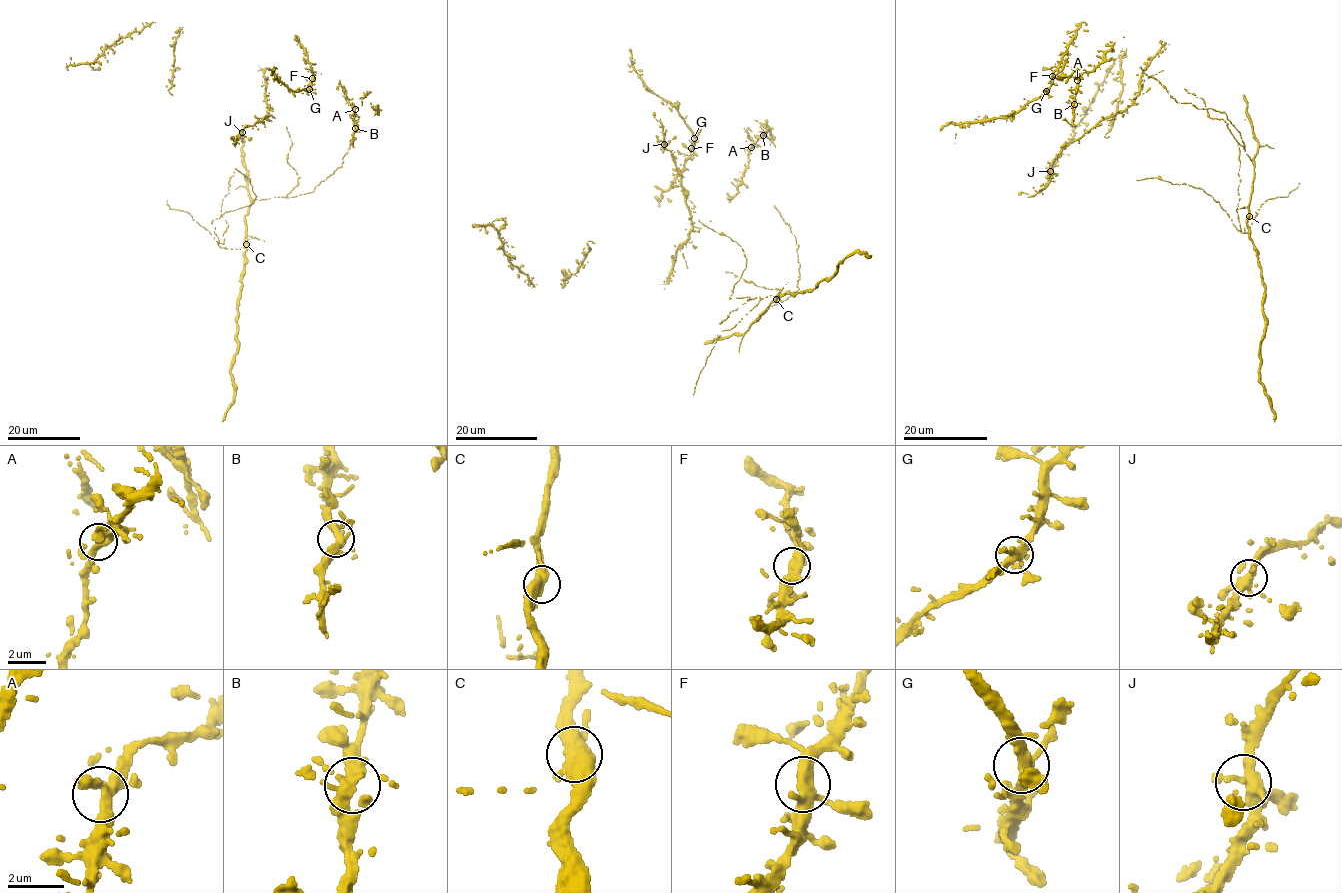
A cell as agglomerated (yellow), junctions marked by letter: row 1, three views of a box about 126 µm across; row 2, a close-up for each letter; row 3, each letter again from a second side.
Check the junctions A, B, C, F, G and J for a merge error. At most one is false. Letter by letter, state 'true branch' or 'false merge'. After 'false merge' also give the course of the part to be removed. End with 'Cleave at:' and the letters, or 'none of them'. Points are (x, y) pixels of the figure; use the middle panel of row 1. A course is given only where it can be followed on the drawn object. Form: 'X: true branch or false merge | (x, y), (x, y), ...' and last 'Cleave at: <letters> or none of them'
A: true branch
B: true branch
C: true branch
F: true branch
G: true branch
J: true branch
Cleave at: none of them

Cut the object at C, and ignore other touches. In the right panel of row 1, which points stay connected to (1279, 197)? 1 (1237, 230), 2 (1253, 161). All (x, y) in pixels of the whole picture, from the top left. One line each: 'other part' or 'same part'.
1: same part
2: other part

